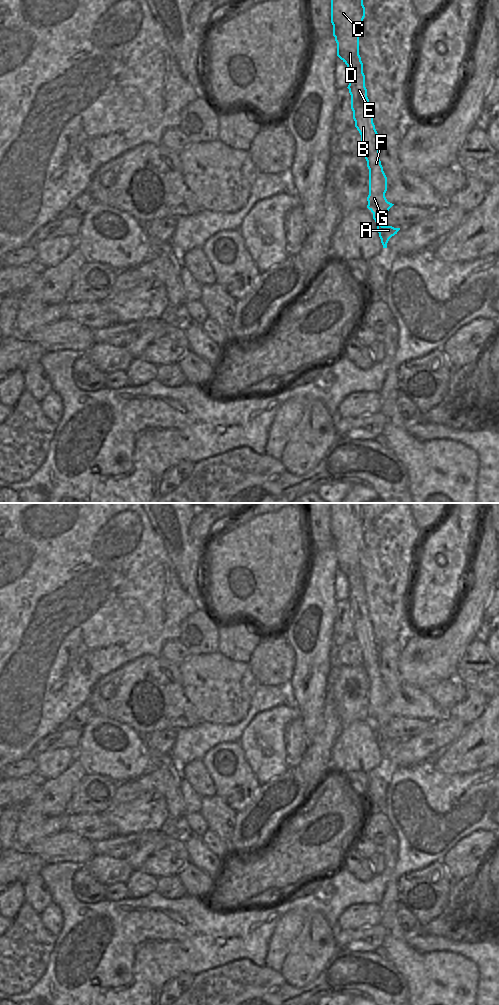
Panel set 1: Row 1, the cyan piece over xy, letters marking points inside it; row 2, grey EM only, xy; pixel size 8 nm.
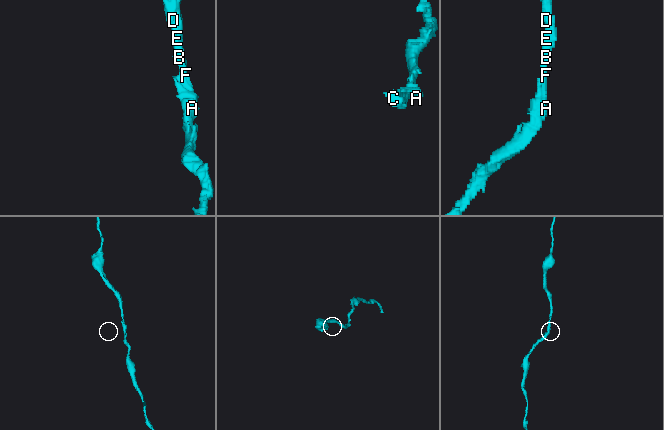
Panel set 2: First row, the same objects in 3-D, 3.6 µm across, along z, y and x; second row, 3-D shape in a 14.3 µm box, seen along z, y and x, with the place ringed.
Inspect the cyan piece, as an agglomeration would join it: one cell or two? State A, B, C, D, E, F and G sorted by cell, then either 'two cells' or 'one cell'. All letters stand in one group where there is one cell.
groups A B C D E F G; one cell

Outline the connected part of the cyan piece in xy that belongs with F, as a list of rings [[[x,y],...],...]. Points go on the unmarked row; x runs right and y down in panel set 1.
[[[332,503],[331,535],[337,555],[337,568],[349,583],[349,605],[355,639],[361,647],[363,667],[369,681],[369,707],[367,720],[373,725],[383,760],[400,740],[382,738],[379,729],[394,717],[387,713],[387,689],[379,671],[379,647],[369,619],[363,575],[359,567],[359,549],[363,541],[365,519],[361,503]]]

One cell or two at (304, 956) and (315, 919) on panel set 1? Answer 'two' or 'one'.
one

